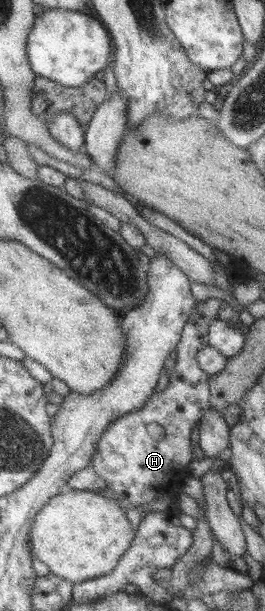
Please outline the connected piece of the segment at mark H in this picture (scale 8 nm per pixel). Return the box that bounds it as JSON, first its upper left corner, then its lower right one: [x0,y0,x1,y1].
[92,298,224,513]

